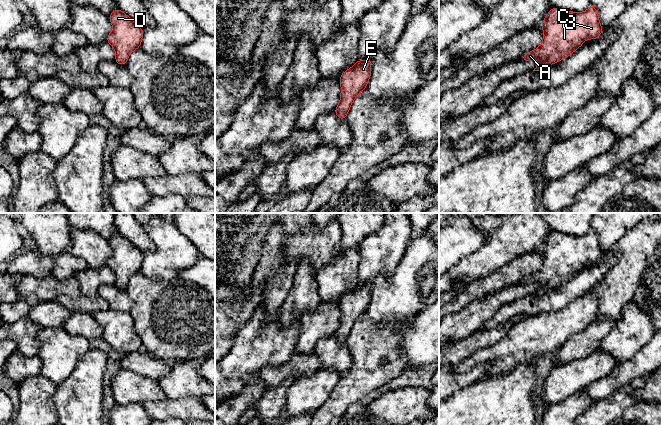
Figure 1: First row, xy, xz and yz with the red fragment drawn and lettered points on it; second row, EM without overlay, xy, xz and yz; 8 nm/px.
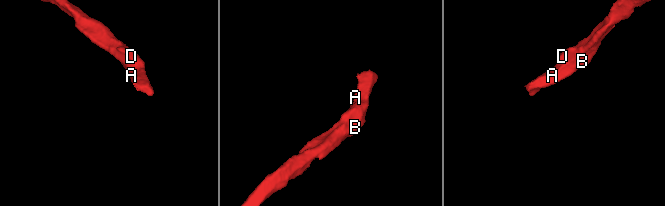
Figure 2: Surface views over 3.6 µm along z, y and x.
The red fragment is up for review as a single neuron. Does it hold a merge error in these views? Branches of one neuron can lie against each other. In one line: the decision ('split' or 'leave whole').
leave whole

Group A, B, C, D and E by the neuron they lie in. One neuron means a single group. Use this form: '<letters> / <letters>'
A B C D E

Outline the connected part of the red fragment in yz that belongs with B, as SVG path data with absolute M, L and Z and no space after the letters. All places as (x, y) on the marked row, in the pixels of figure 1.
M594 6L581 13L554 7L540 25L544 31L541 45L521 58L522 61L537 62L533 71L543 70L567 58L586 39L595 40L604 30Z

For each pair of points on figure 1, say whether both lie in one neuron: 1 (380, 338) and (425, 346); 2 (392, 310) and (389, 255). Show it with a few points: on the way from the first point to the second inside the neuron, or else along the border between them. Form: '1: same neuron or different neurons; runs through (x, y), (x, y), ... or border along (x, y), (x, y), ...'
1: different neurons; border along (412, 322), (401, 331), (399, 350), (405, 365)
2: different neurons; border along (403, 254), (387, 277), (379, 274), (371, 283)

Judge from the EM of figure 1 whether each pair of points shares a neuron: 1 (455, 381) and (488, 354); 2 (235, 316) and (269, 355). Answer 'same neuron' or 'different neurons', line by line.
1: different neurons
2: different neurons

